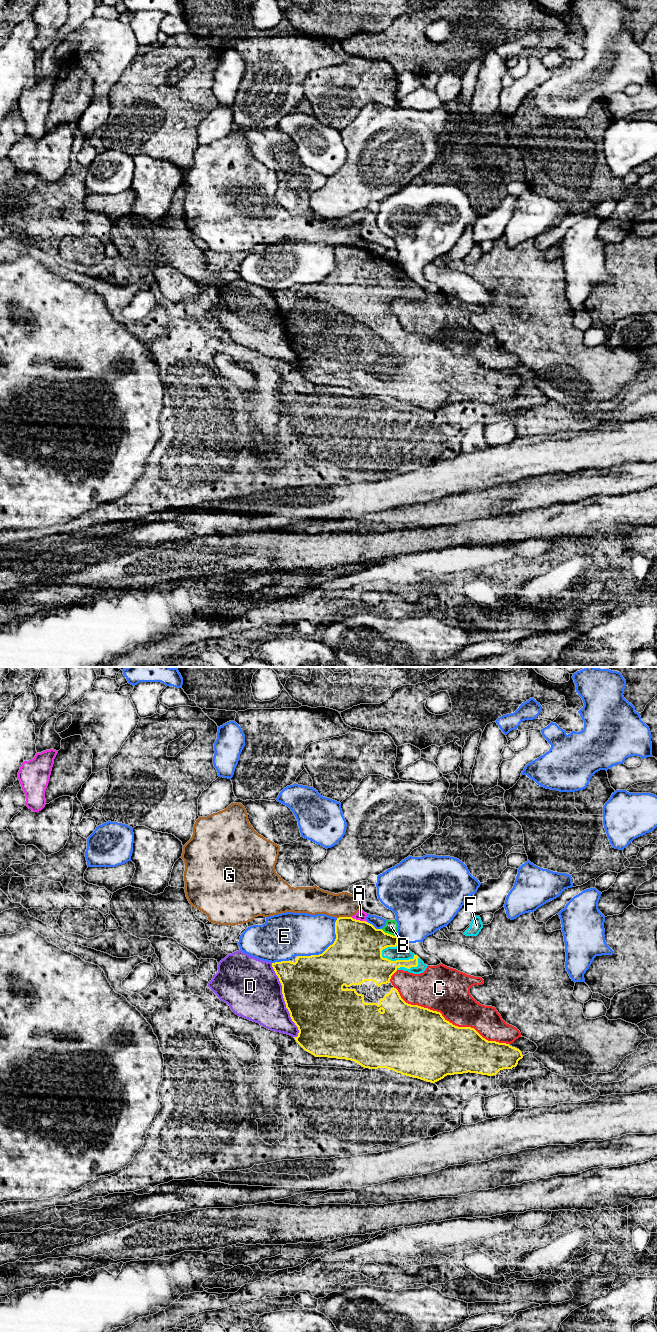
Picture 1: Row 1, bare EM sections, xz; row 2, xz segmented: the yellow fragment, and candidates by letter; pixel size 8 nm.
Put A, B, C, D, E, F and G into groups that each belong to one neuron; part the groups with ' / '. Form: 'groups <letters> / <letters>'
groups A / B / C / D / E / F / G

